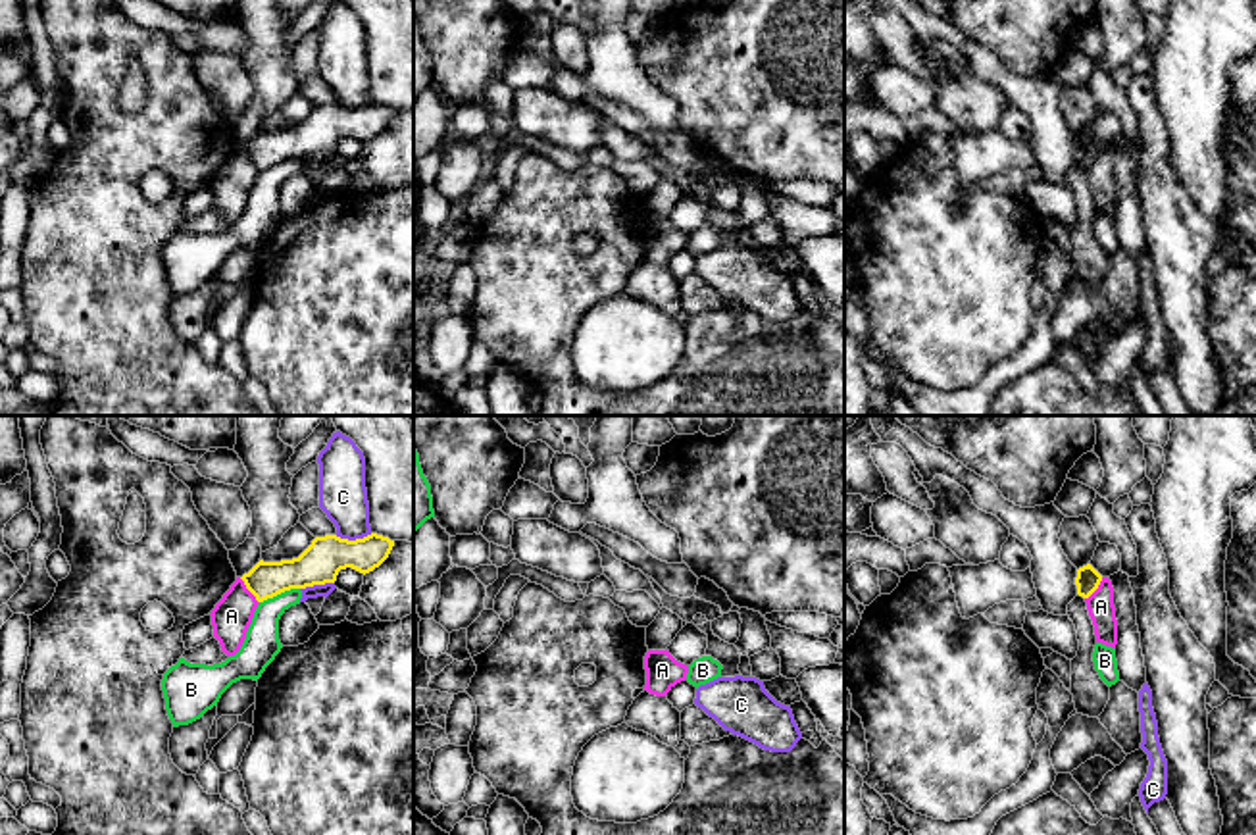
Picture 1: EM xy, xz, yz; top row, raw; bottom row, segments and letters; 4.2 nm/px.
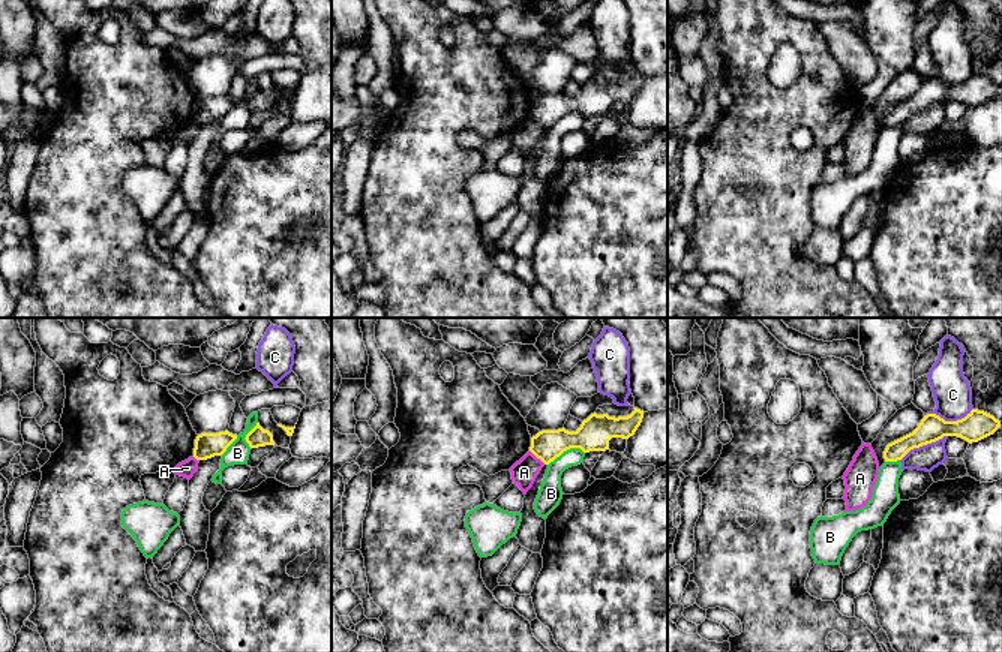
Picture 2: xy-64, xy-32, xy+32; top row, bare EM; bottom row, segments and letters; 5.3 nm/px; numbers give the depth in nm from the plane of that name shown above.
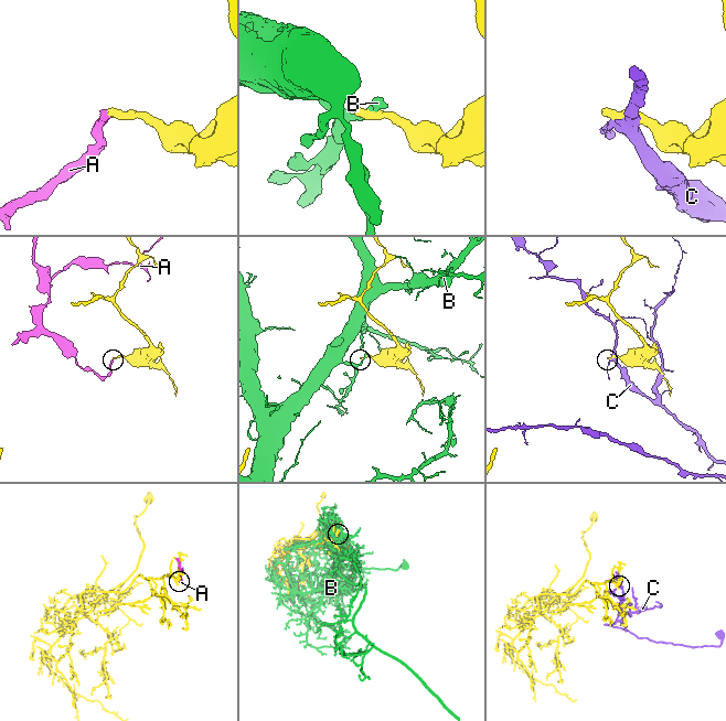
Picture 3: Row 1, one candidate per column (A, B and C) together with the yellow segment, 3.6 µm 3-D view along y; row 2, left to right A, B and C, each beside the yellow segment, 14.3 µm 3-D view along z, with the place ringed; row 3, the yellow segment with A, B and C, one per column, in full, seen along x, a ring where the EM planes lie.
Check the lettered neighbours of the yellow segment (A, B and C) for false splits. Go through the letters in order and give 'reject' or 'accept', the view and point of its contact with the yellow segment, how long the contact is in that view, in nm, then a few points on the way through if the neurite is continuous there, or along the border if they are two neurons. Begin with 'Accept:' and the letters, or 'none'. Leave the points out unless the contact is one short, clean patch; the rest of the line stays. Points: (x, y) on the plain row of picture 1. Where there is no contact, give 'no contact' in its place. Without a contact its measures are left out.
Accept: none
A: reject; meets yellow in xy at (249, 158); contact 140 nm long; border along xy (239, 147), (258, 172)
B: reject; meets yellow in xy at (279, 162); contact 180 nm long; border along xy (299, 156), (285, 158), (260, 172)
C: reject; meets yellow in xy at (352, 110); contact 160 nm long

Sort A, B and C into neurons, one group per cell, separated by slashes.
A / B / C

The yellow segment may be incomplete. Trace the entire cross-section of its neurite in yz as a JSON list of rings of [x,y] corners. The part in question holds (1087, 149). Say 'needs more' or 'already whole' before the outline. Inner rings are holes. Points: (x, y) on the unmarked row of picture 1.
already whole | [[[1091,133],[1079,137],[1075,146],[1077,164],[1089,167],[1098,158],[1100,150],[1102,144]]]

